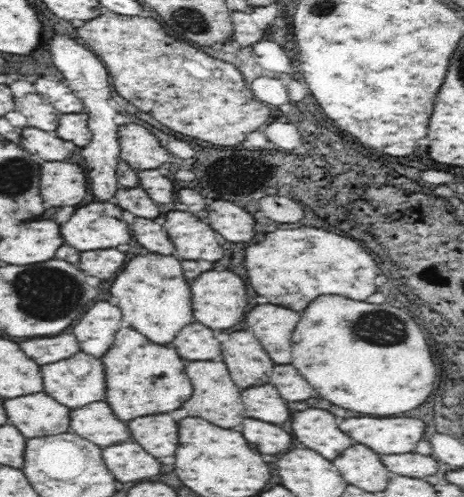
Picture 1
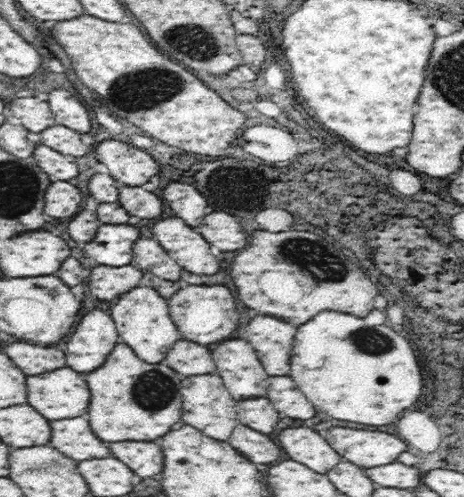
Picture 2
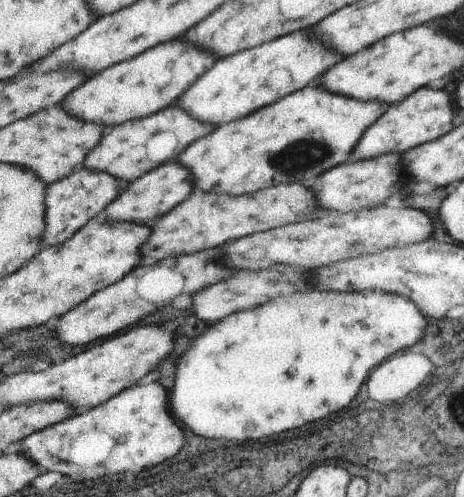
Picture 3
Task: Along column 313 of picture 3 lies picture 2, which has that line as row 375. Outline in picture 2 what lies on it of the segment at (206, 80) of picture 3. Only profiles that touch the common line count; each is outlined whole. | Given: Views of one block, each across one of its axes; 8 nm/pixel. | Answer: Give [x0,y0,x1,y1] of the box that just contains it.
[26,368,90,422]

